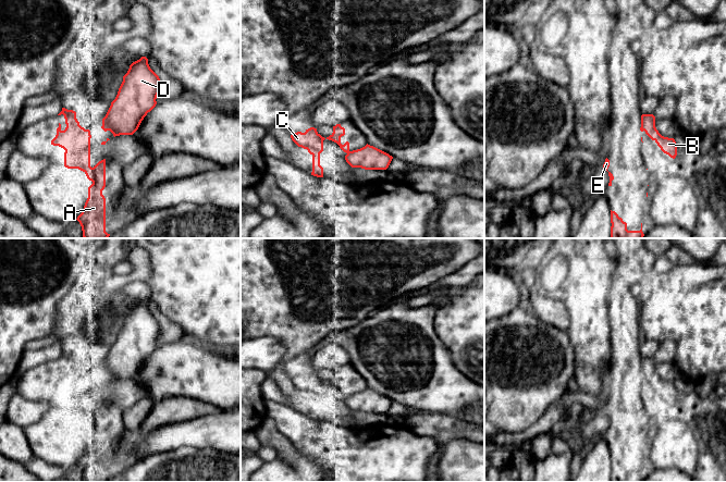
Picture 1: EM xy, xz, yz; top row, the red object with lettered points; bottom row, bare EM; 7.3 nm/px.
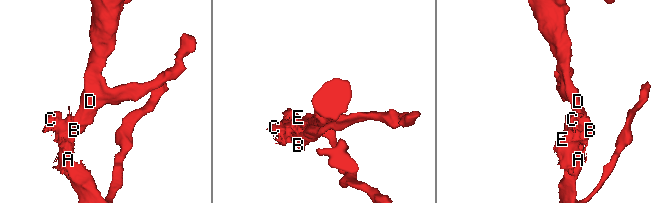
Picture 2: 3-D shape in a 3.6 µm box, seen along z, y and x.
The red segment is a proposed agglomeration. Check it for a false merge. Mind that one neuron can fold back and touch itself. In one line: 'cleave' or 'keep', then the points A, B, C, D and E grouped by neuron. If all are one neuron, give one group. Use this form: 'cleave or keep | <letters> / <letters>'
cleave | A C E / B D

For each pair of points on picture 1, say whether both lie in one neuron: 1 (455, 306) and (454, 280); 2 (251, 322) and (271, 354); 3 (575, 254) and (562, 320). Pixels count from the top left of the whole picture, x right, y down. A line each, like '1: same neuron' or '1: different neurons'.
1: different neurons
2: different neurons
3: different neurons

